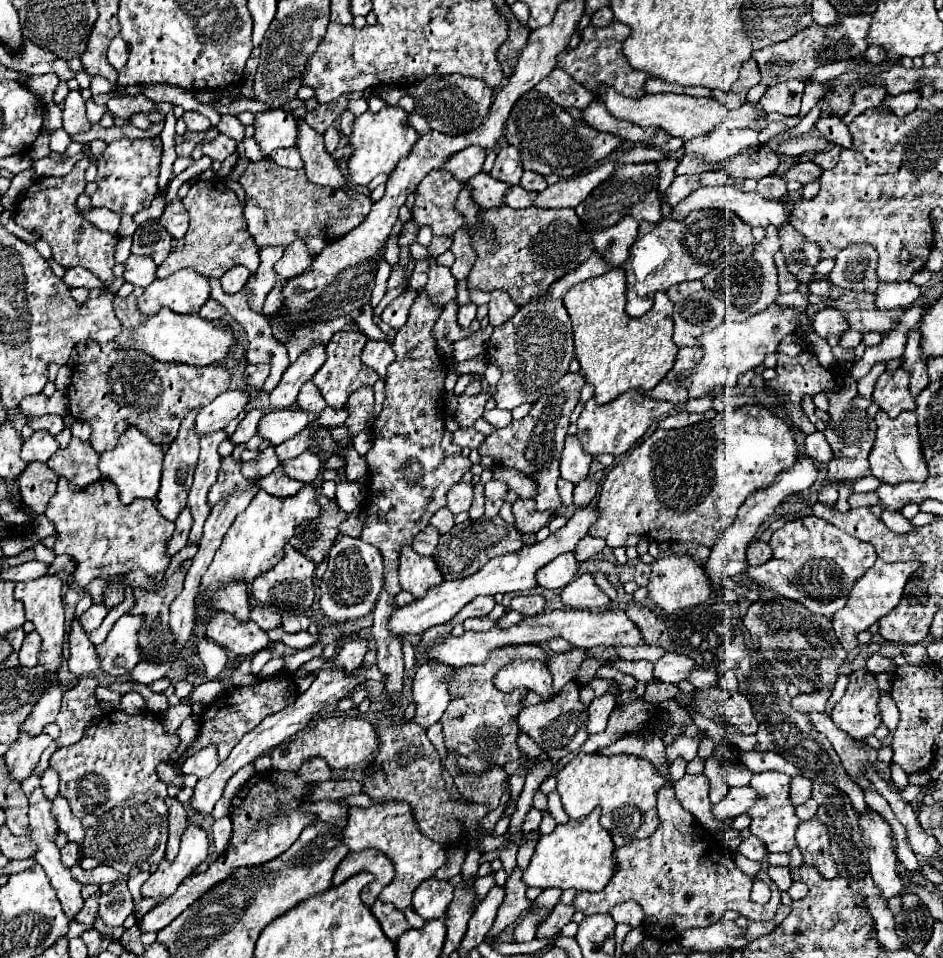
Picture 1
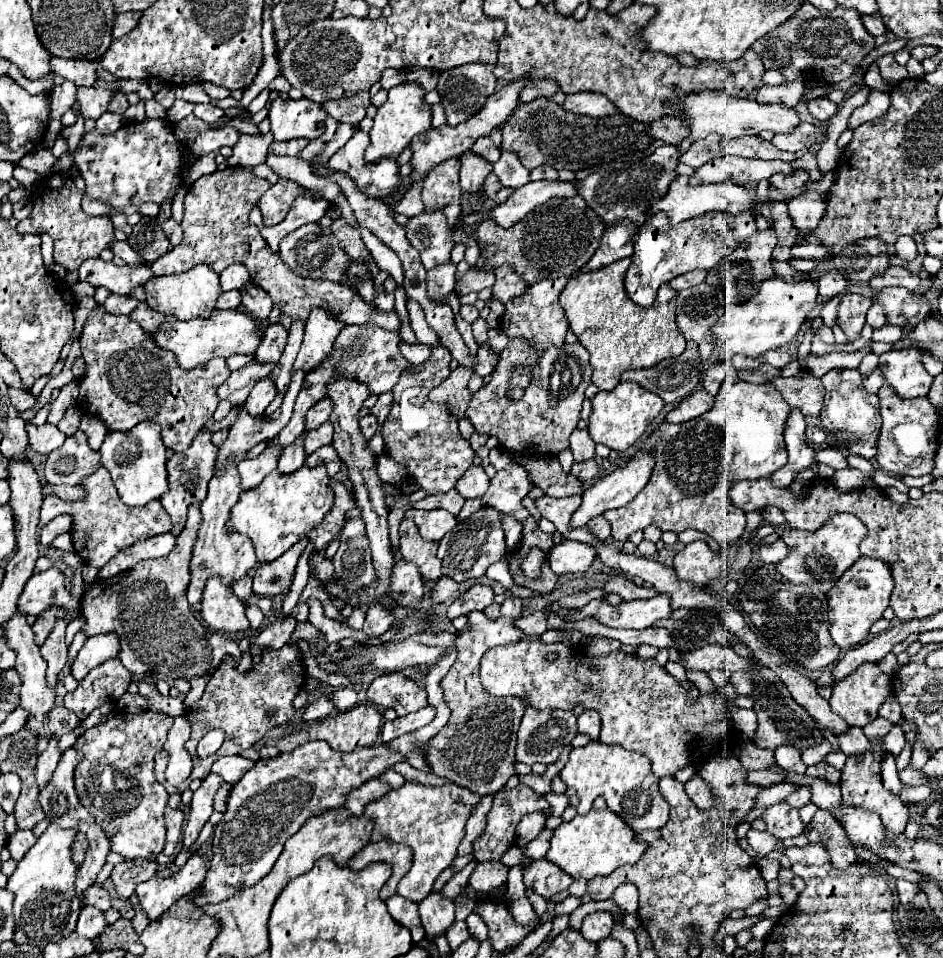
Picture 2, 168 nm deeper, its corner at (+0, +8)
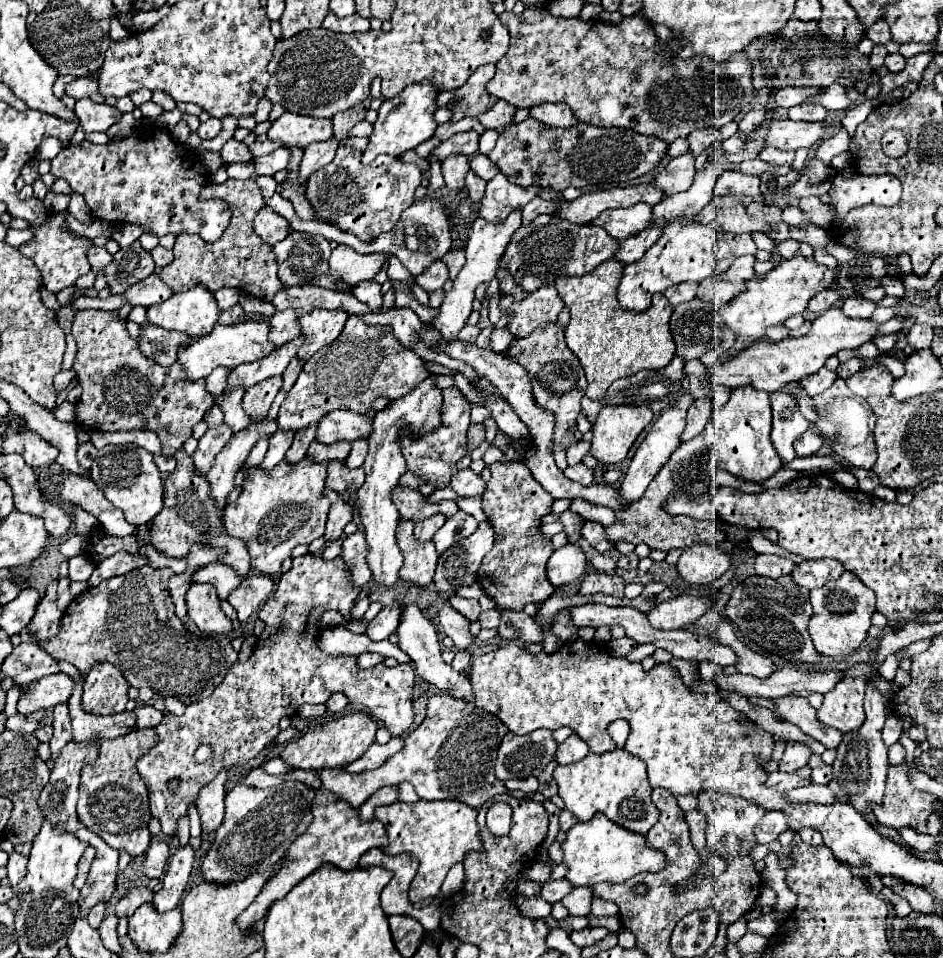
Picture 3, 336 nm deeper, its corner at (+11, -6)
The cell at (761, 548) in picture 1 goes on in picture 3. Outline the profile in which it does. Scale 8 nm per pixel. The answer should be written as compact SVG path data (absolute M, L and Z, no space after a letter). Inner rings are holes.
M758 555L756 557L756 573L764 577L778 579L782 575L790 575L794 569L796 569L796 563L780 555Z

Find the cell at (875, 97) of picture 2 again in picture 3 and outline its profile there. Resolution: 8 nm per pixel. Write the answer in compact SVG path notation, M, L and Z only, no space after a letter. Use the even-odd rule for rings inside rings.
M840 127L840 133L836 133L836 135L830 137L830 139L824 139L824 141L820 143L820 147L816 149L816 157L822 159L824 163L830 163L834 155L838 155L838 153L842 153L842 151L848 149L848 143L850 143L850 137L848 137L846 129Z

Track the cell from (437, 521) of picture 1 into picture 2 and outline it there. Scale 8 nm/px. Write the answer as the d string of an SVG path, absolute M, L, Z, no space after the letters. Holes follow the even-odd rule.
M451 489L451 493L437 493L437 495L429 495L425 497L423 501L415 503L415 509L425 509L425 511L431 511L431 509L445 509L453 515L457 515L463 507L463 497L459 497L459 493L455 493L455 489Z

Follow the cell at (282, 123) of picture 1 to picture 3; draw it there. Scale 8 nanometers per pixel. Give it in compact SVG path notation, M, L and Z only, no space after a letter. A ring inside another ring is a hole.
M288 111L268 129L268 139L280 139L290 147L302 149L308 147L312 141L326 141L332 135L332 119L316 119Z

